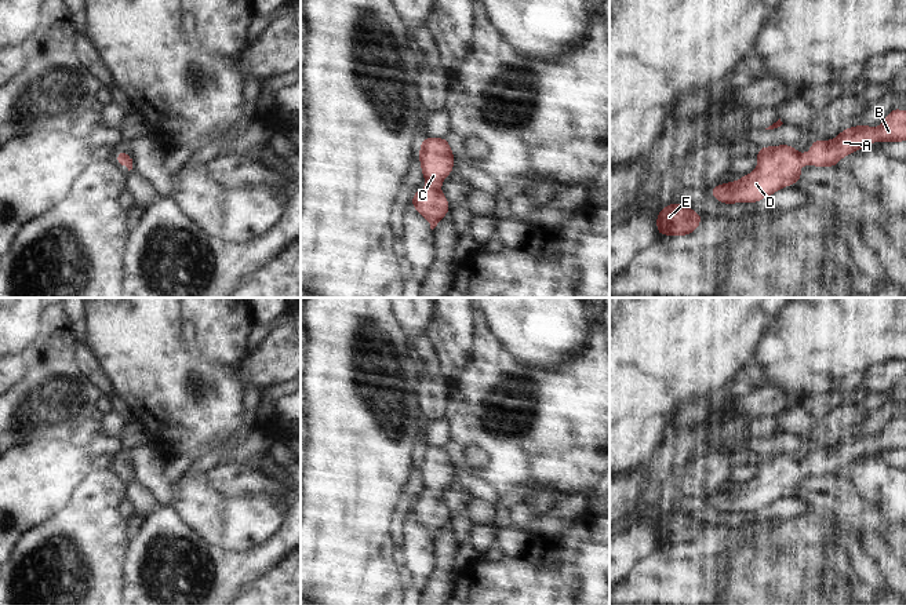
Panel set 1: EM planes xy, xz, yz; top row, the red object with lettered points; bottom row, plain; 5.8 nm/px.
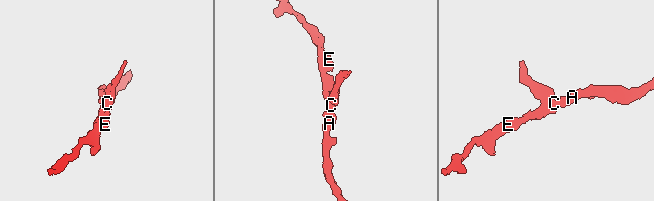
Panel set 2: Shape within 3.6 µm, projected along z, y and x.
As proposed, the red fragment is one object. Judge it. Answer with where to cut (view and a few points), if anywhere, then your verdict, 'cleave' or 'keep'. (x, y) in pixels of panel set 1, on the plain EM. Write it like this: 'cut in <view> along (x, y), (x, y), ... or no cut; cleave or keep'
no cut; keep

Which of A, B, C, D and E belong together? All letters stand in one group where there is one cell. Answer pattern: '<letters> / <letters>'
A B C D E

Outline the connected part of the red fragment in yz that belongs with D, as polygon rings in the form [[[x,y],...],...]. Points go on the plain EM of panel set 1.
[[[895,416],[892,418],[883,433],[878,435],[869,435],[859,433],[858,435],[844,437],[834,448],[815,448],[811,452],[811,459],[798,462],[793,453],[764,455],[756,460],[758,467],[757,475],[747,484],[741,485],[735,491],[725,491],[714,495],[709,502],[723,513],[749,513],[758,511],[775,500],[796,493],[803,488],[800,477],[805,473],[811,475],[837,475],[840,469],[851,462],[866,456],[874,451],[906,451],[906,420]]]

